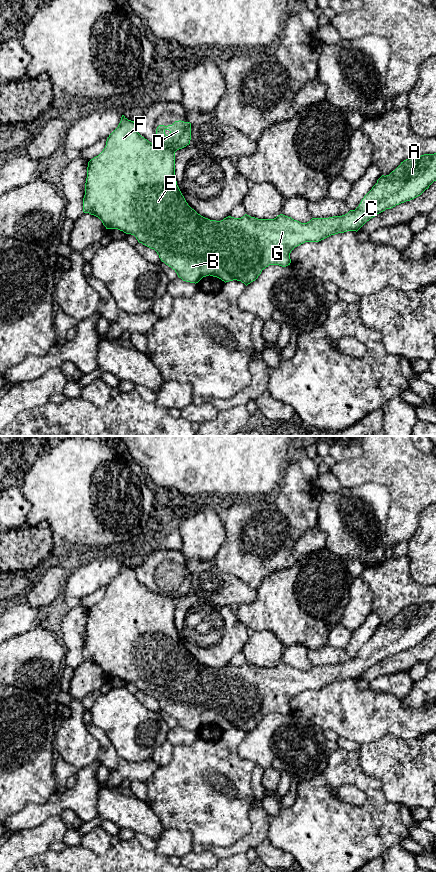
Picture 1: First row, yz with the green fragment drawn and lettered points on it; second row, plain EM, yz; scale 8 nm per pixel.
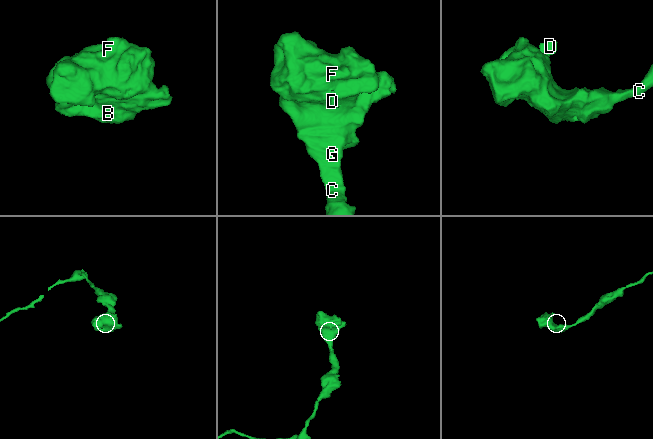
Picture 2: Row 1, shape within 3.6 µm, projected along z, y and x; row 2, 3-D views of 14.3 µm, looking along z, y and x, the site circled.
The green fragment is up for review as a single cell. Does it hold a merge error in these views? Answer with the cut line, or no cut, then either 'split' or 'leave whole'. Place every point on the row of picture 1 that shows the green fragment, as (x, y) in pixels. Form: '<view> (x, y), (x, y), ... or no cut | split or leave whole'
yz (152, 143), (167, 147), (174, 152) | split

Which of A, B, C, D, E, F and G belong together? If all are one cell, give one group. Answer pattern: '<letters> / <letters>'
A B C E F G / D

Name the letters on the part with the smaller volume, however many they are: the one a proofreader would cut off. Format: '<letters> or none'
D

